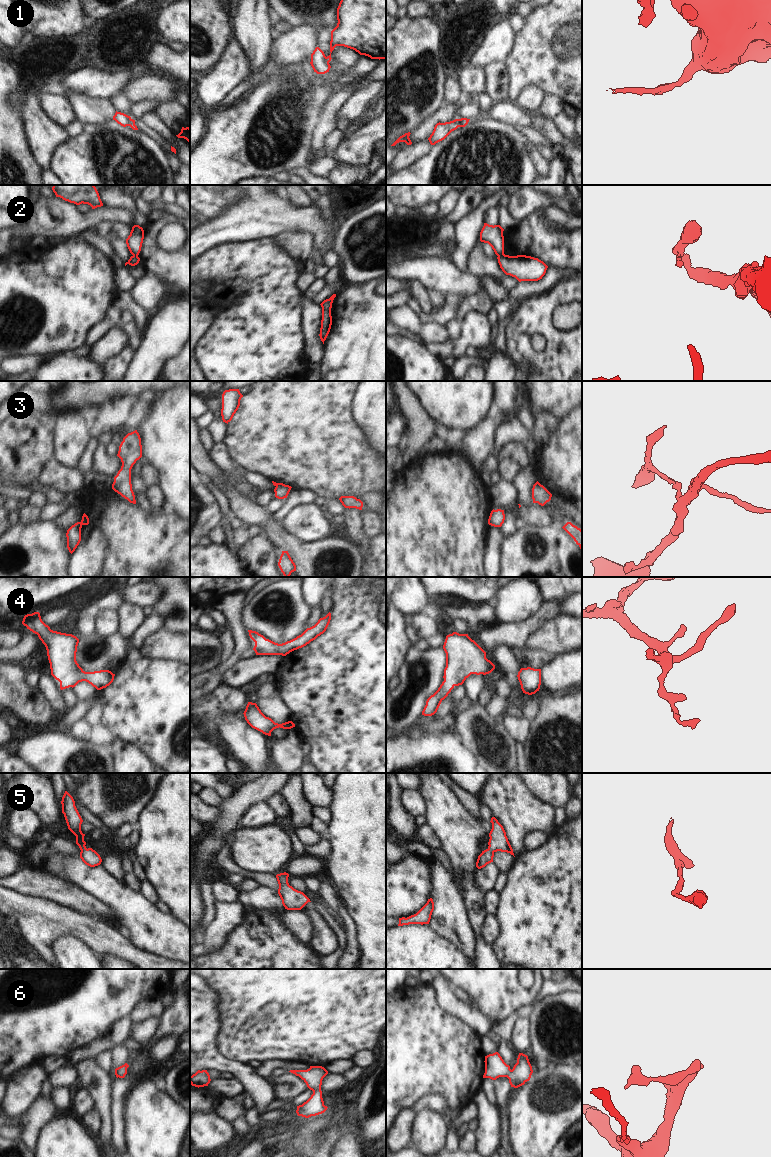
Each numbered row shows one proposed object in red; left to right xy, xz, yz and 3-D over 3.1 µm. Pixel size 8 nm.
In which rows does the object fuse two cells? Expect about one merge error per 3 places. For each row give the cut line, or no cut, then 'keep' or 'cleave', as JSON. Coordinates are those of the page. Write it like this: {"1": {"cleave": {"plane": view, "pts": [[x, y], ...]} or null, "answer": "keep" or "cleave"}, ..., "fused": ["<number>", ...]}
{"1": {"cleave": {"plane": "yz", "pts": [[456, 119], [460, 126]]}, "answer": "cleave"}, "2": {"cleave": {"plane": "yz", "pts": [[503, 253], [498, 256]]}, "answer": "cleave"}, "3": {"cleave": {"plane": "xy", "pts": [[80, 522], [82, 524]]}, "answer": "cleave"}, "4": {"cleave": null, "answer": "keep"}, "5": {"cleave": null, "answer": "keep"}, "6": {"cleave": null, "answer": "keep"}, "fused": ["1", "2", "3"]}

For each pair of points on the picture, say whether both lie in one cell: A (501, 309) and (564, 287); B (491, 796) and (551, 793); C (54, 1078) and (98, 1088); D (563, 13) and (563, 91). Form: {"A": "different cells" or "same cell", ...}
{"A": "different cells", "B": "different cells", "C": "different cells", "D": "same cell"}

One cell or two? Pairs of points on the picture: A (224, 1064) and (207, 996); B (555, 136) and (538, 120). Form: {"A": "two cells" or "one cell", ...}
{"A": "one cell", "B": "one cell"}

